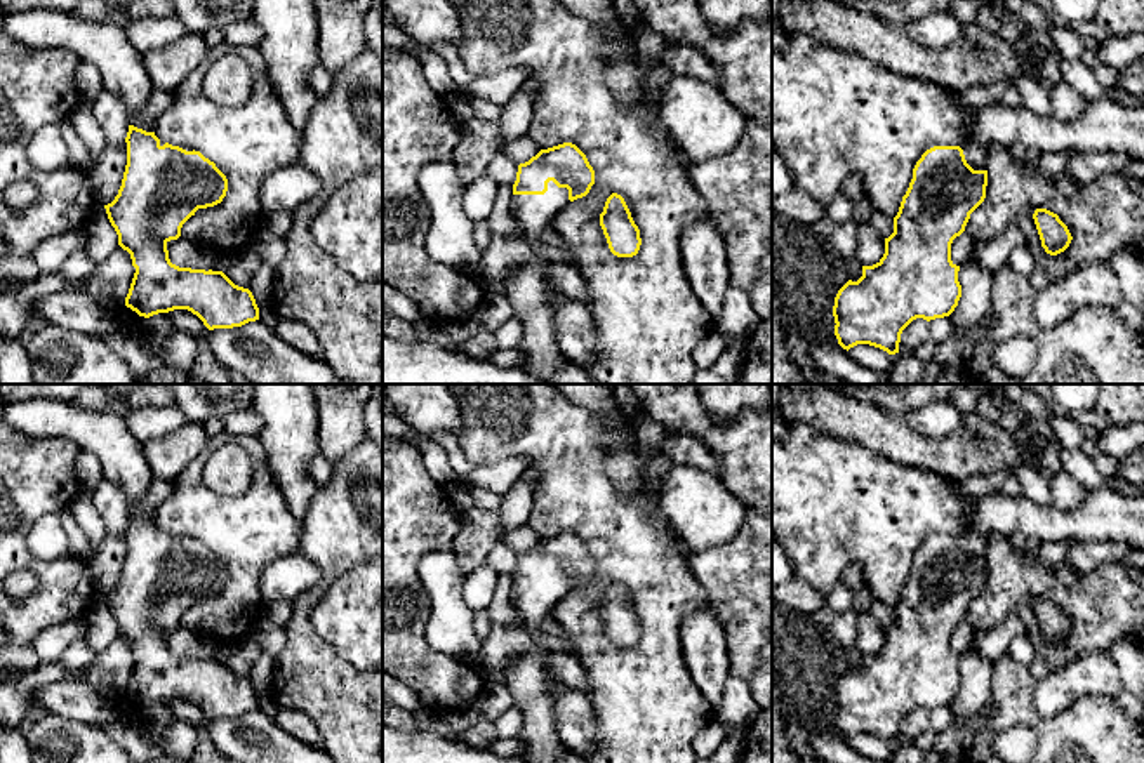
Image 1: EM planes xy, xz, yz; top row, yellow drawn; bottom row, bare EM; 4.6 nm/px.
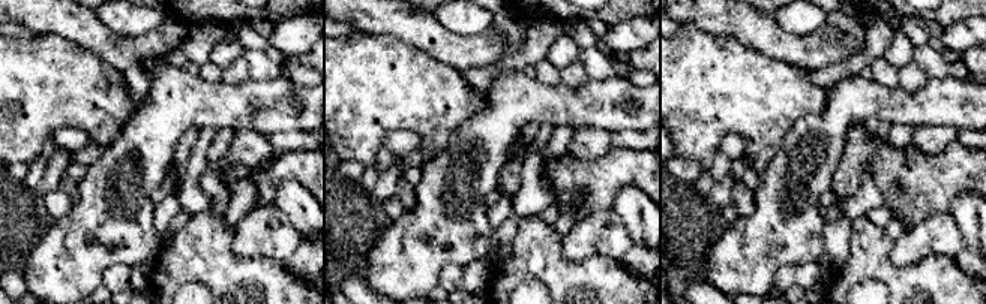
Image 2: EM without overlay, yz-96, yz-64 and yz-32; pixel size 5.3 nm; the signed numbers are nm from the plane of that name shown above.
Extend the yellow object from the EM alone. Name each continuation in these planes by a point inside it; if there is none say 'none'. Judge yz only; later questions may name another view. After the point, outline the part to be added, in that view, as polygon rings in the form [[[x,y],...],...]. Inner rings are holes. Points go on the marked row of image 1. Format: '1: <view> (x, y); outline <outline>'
1: yz (1104, 126); outline [[[1102,97],[1099,101],[1088,101],[1087,109],[1071,122],[1061,122],[1054,115],[1038,116],[1026,108],[1012,108],[1005,103],[994,103],[977,108],[968,139],[960,144],[967,163],[974,170],[986,170],[986,151],[991,144],[1012,148],[1014,144],[1024,144],[1028,149],[1036,148],[1041,153],[1047,151],[1068,151],[1074,153],[1095,153],[1114,151],[1125,153],[1132,160],[1144,158],[1144,106],[1132,108],[1121,106],[1113,99]]]

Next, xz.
1: xz (529, 289); outline [[[553,181],[548,182],[544,195],[513,195],[511,212],[522,226],[520,242],[525,245],[529,262],[509,273],[501,294],[516,311],[516,320],[522,323],[522,346],[527,353],[523,368],[529,375],[542,381],[569,365],[556,339],[551,299],[558,289],[548,276],[551,264],[541,254],[546,245],[542,229],[553,224],[558,210],[567,207],[569,189],[558,188]]]

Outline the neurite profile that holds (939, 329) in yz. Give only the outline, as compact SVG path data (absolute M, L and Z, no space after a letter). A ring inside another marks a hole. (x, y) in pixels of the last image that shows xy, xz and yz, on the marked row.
M949 316L935 318L928 322L928 337L941 344L949 339L956 332L956 325L951 322Z

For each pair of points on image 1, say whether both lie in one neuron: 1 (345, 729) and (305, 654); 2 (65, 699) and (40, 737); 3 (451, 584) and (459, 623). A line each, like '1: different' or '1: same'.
1: same
2: different
3: same

